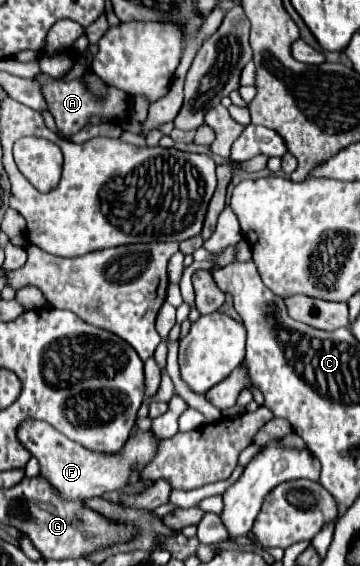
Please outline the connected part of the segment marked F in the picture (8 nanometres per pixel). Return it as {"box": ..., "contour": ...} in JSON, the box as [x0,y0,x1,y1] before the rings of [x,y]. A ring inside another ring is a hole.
{"box":[18,421,160,499],"contour":[[[24,421],[18,429],[20,443],[40,461],[40,475],[46,477],[66,499],[82,499],[104,495],[110,491],[122,491],[130,485],[132,469],[136,465],[138,475],[142,473],[142,467],[154,459],[154,451],[158,451],[160,439],[154,435],[152,429],[142,431],[136,429],[134,435],[126,441],[126,447],[118,451],[118,455],[102,455],[100,451],[90,451],[80,443],[74,443],[66,439],[62,433],[58,433],[54,427],[50,427],[44,421]]]}

